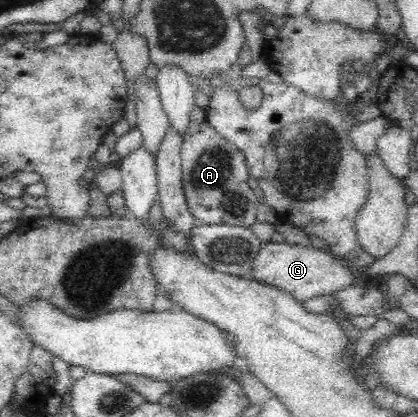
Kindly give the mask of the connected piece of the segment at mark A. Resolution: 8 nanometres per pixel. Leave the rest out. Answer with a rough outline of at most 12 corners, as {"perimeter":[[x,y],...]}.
{"perimeter":[[205,120],[182,135],[196,224],[250,228],[245,155]]}

